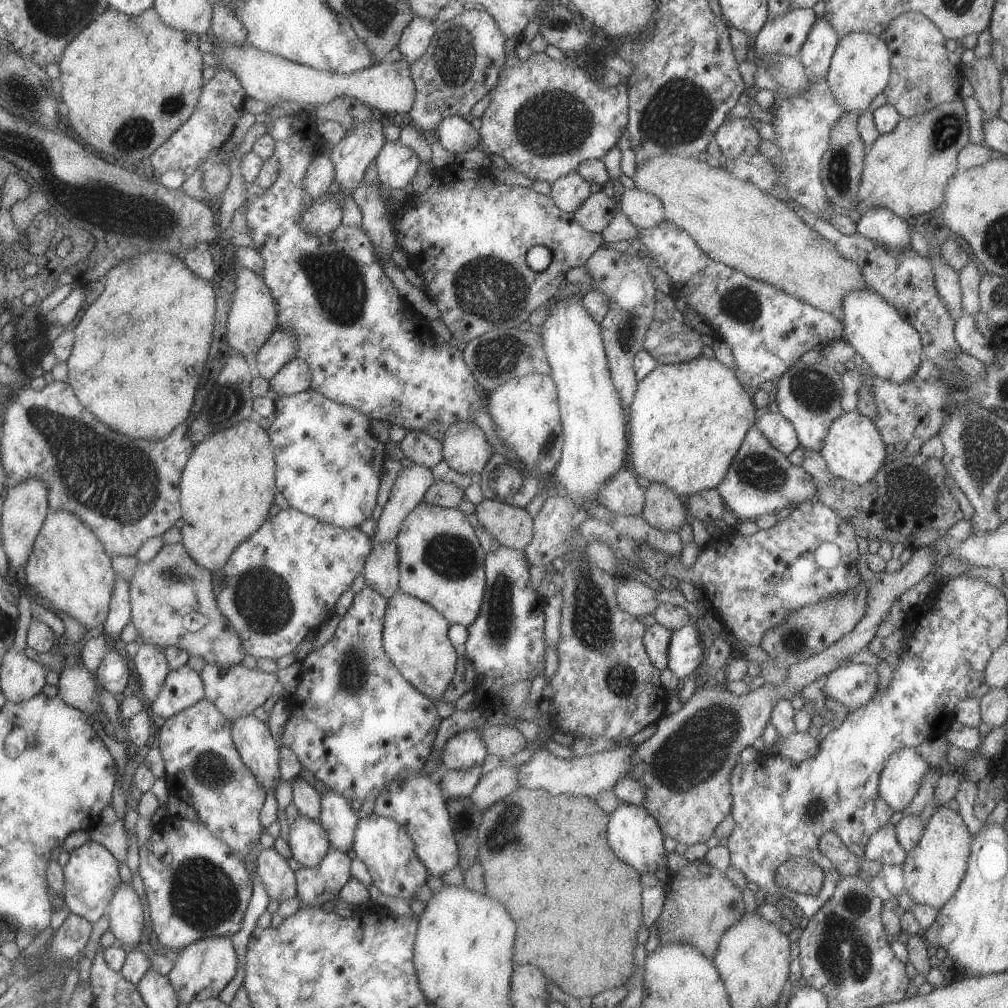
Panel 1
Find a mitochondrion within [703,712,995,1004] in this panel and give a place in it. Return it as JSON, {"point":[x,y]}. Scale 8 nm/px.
{"point":[843,955]}

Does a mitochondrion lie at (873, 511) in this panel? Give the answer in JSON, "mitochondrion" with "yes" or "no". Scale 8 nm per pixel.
{"mitochondrion":"no"}

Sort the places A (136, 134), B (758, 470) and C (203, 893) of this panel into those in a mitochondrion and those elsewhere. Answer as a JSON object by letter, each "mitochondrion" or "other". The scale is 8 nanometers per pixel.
{"A":"mitochondrion","B":"mitochondrion","C":"mitochondrion"}

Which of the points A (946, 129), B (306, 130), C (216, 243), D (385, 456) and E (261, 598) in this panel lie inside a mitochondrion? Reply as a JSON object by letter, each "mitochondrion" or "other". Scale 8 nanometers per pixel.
{"A":"mitochondrion","B":"other","C":"other","D":"other","E":"mitochondrion"}

